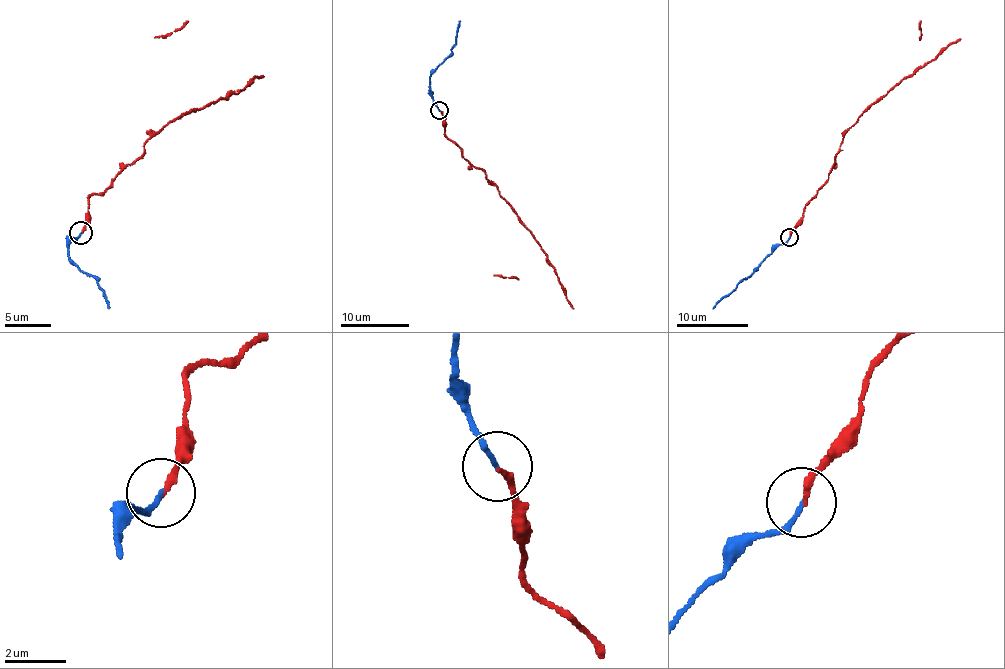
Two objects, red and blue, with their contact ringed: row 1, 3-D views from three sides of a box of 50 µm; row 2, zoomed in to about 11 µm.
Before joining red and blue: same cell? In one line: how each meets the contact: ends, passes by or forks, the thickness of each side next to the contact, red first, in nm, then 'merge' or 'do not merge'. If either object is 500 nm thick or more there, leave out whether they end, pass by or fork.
red ends | blue ends | 200/130 nm | do not merge

